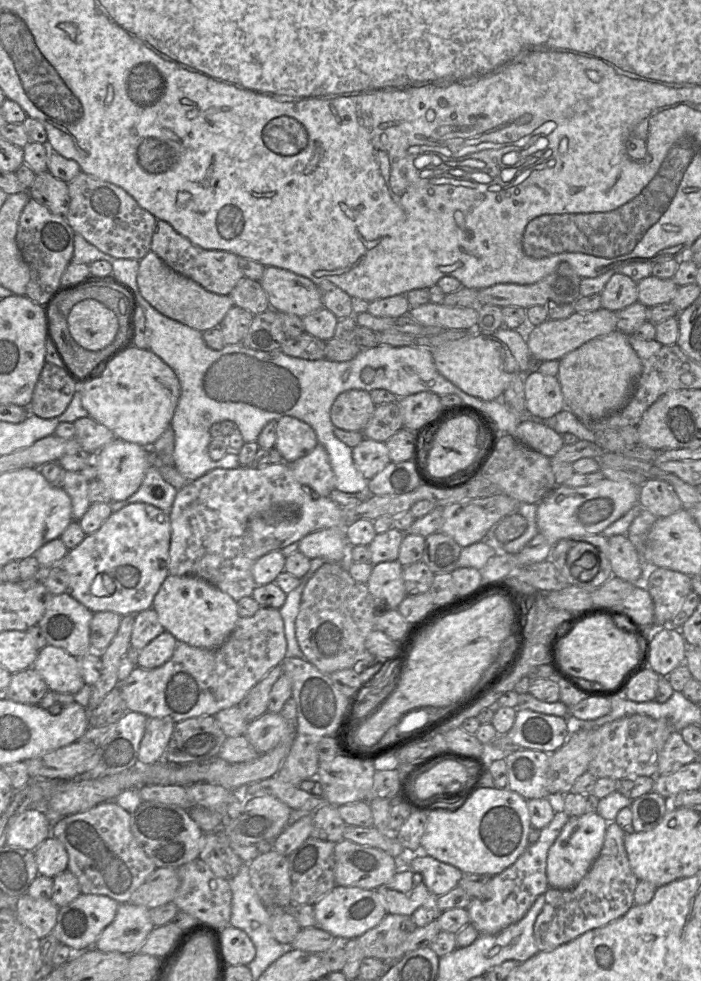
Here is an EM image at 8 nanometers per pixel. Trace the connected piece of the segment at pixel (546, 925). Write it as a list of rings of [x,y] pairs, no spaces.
[[[609,822],[601,852],[584,878],[569,889],[548,888],[544,894],[545,904],[533,927],[538,952],[553,950],[604,926],[626,914],[634,905],[634,892],[639,879],[629,864],[625,835],[624,829],[616,822]]]

